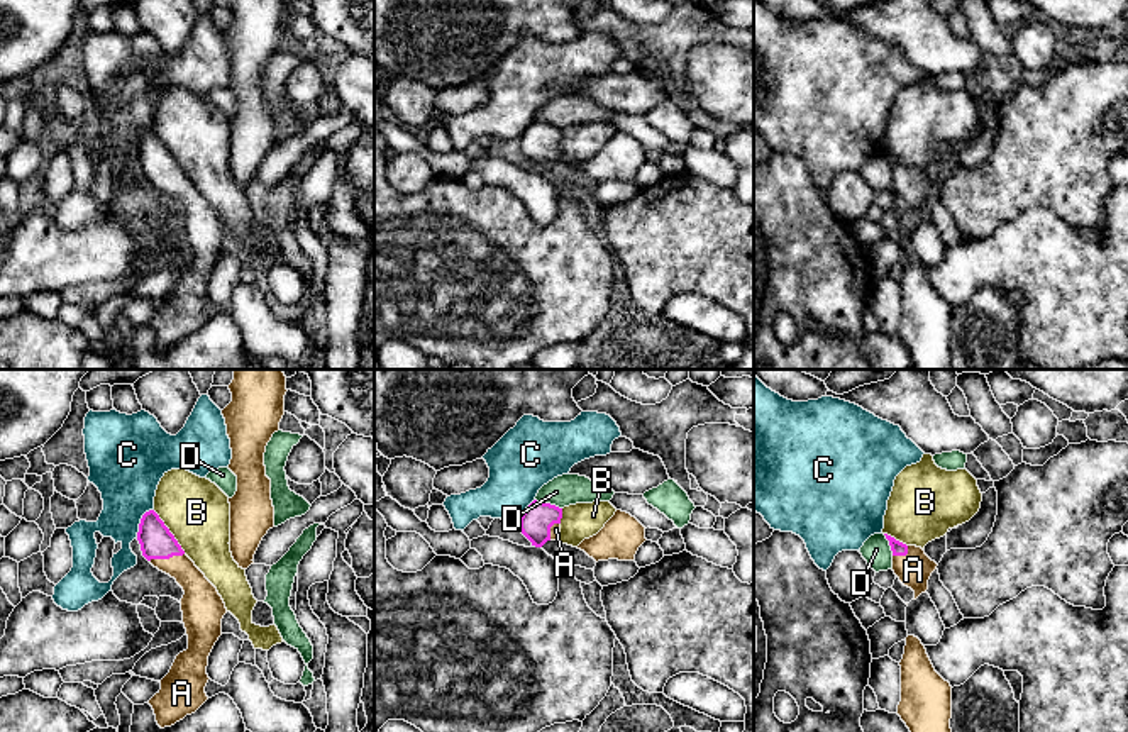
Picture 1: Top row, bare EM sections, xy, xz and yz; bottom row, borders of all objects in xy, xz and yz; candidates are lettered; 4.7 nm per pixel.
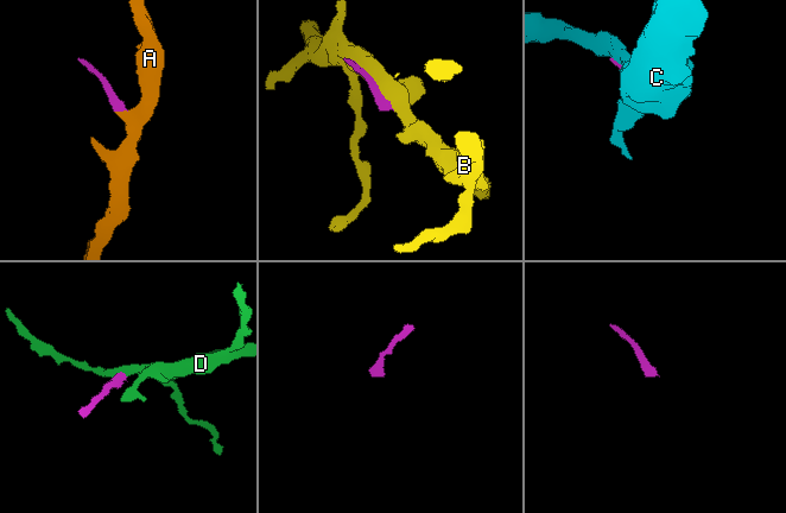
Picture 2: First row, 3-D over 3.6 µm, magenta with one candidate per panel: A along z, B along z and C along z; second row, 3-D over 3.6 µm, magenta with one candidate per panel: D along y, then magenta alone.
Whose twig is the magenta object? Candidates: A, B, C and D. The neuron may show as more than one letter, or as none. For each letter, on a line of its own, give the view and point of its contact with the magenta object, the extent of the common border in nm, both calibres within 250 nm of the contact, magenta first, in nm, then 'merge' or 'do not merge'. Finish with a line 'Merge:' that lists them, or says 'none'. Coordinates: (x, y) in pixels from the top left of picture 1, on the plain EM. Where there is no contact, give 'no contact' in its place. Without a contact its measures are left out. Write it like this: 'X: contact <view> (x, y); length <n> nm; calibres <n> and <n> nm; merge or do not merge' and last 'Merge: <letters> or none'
A: contact xy (166, 178); length 170 nm; calibres 160 and 170 nm; merge
B: contact xy (170, 153); length 260 nm; calibres 160 and 320 nm; do not merge
C: contact xy (141, 143); length 170 nm; calibres 160 and 320 nm; do not merge
D: contact xz (549, 124); length 140 nm; calibres 150 and 150 nm; do not merge
Merge: A

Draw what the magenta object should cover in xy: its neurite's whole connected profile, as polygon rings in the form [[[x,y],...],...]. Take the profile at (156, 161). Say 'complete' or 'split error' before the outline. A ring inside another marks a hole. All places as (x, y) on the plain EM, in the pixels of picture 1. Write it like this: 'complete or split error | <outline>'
split error | [[[154,130],[142,136],[137,152],[142,176],[183,208],[183,244],[188,269],[180,273],[169,293],[159,302],[161,310],[147,322],[161,349],[195,334],[207,320],[208,276],[222,256],[225,224],[217,208],[185,175],[174,156]]]

